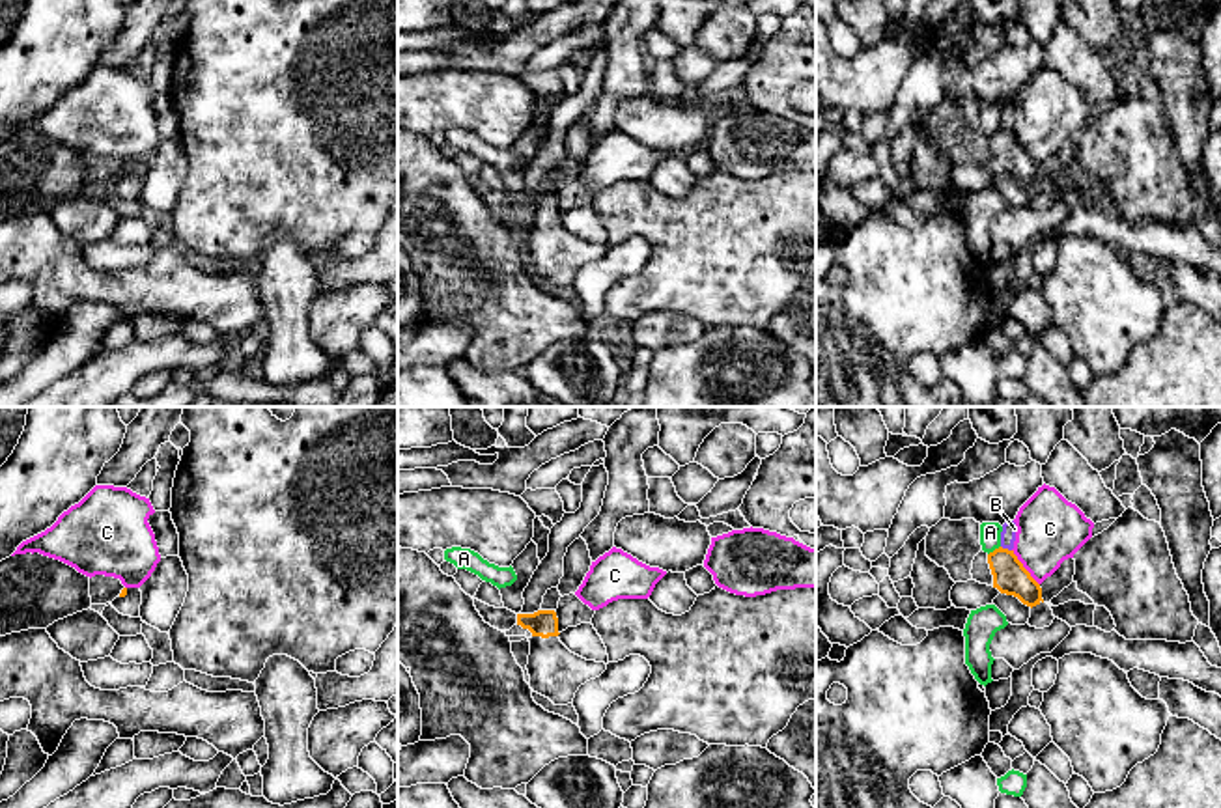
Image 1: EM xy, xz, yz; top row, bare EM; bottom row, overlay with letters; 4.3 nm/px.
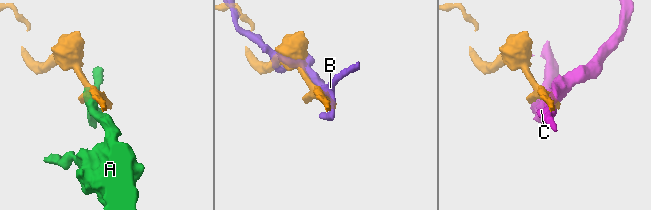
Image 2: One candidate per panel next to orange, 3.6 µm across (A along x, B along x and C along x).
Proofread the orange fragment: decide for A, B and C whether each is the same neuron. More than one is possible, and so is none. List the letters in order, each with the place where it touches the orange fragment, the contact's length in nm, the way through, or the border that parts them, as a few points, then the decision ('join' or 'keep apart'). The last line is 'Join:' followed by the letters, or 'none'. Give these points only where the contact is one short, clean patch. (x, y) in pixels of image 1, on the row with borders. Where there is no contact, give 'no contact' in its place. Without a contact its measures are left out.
A: yz (996, 549) | 70 nm | keep apart
B: yz (1007, 549) | 50 nm | keep apart
C: yz (1024, 568) | 200 nm | keep apart
Join: none

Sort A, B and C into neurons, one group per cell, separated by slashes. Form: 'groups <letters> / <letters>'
groups A / B / C

